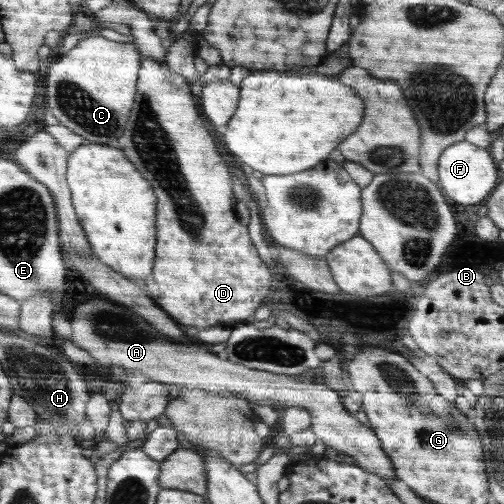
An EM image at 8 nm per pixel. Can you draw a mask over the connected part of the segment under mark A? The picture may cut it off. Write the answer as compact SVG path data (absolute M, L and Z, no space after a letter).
M108 299L86 300L74 306L70 310L70 330L70 340L78 348L88 352L98 368L118 366L127 375L141 373L151 380L159 380L171 386L178 385L190 391L192 388L200 388L221 395L240 395L248 402L264 406L304 407L311 412L312 432L326 447L351 456L355 465L388 480L388 486L396 482L395 465L384 452L382 441L375 429L362 424L348 413L338 391L321 380L299 382L294 377L250 369L242 364L234 364L228 359L222 360L196 346L170 342L162 332L154 330L136 312L122 308L122 305Z

